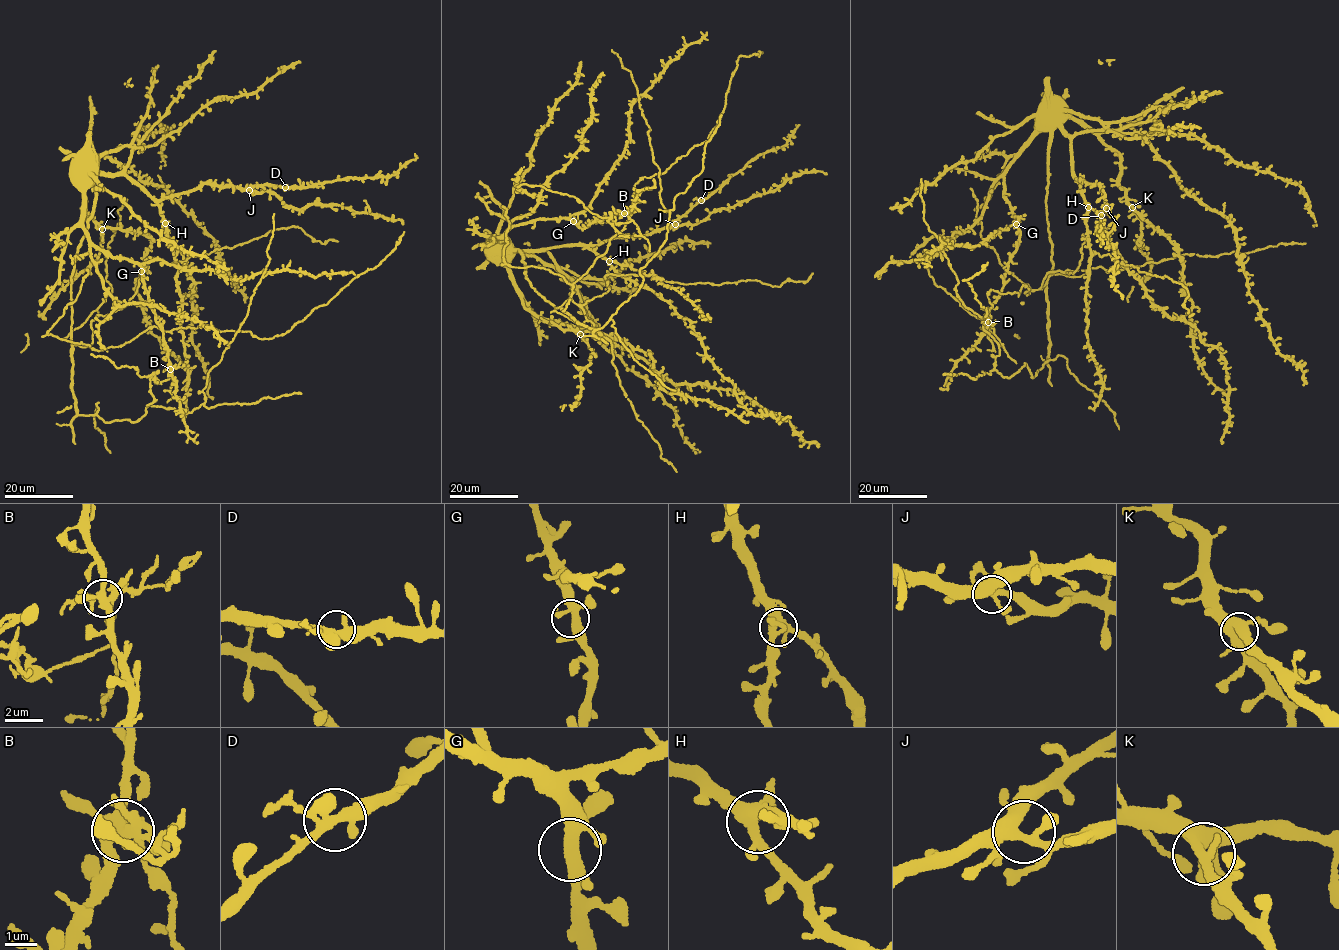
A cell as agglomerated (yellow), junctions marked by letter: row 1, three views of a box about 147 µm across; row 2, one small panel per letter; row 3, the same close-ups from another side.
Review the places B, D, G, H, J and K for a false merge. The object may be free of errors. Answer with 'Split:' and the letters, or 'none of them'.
Split: B

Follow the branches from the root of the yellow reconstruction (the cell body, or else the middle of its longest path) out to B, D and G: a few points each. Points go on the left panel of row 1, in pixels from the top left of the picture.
B: (84, 163), (82, 216), (87, 238), (112, 256), (127, 257), (140, 266), (170, 369)
D: (84, 163), (94, 165), (100, 172), (124, 173), (158, 200), (215, 182), (242, 188), (258, 185), (285, 187)
G: (84, 163), (86, 189), (82, 216), (87, 238), (112, 256), (134, 261), (141, 271)

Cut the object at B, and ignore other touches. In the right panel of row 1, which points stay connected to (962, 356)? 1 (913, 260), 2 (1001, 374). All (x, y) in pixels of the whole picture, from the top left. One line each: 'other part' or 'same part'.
1: same part
2: same part

